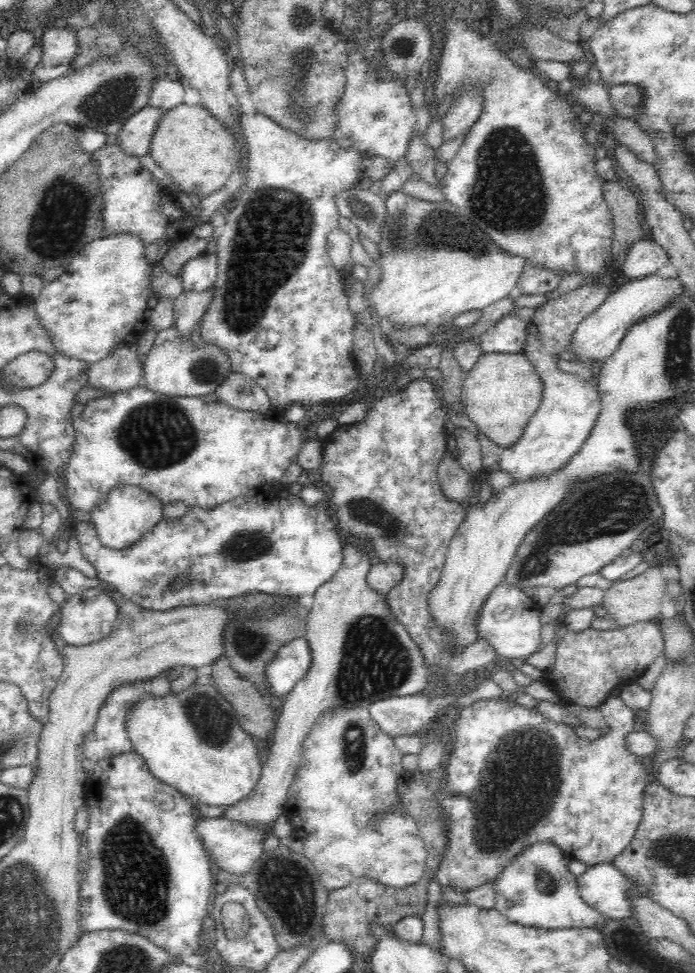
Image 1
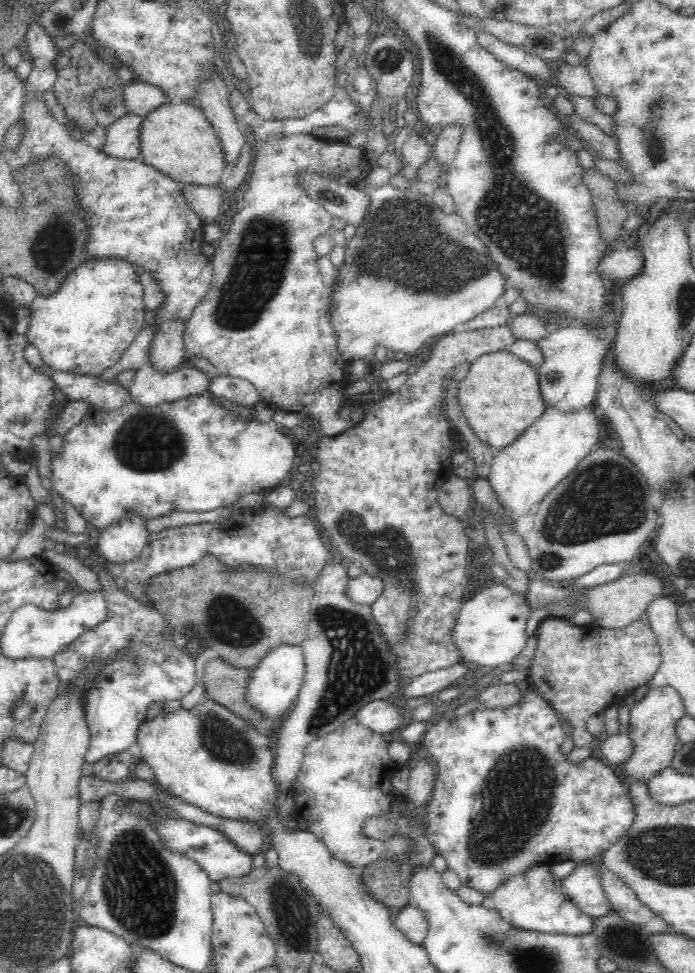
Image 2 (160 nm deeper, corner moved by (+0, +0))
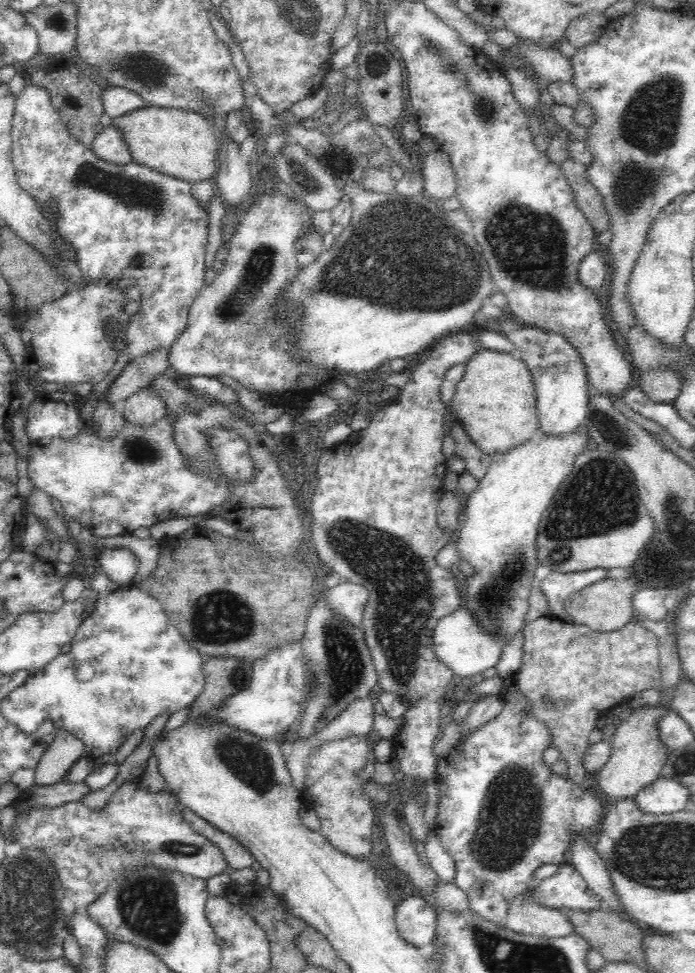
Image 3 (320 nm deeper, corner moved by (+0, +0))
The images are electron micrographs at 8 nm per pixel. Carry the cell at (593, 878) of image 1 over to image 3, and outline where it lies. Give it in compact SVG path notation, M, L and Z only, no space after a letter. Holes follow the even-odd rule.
M562 864L556 874L537 882L536 901L563 911L601 910L601 898L590 890L574 865Z

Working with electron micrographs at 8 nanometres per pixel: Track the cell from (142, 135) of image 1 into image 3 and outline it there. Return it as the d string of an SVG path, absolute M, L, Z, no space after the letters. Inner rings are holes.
M110 123L97 134L90 149L94 149L94 153L106 161L114 161L118 164L133 161L130 147L116 123Z

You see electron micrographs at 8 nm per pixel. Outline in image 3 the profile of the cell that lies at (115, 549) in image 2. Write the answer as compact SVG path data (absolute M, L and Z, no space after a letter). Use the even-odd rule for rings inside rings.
M130 547L105 548L100 554L100 568L106 572L108 578L120 583L130 584L136 580L139 560Z

